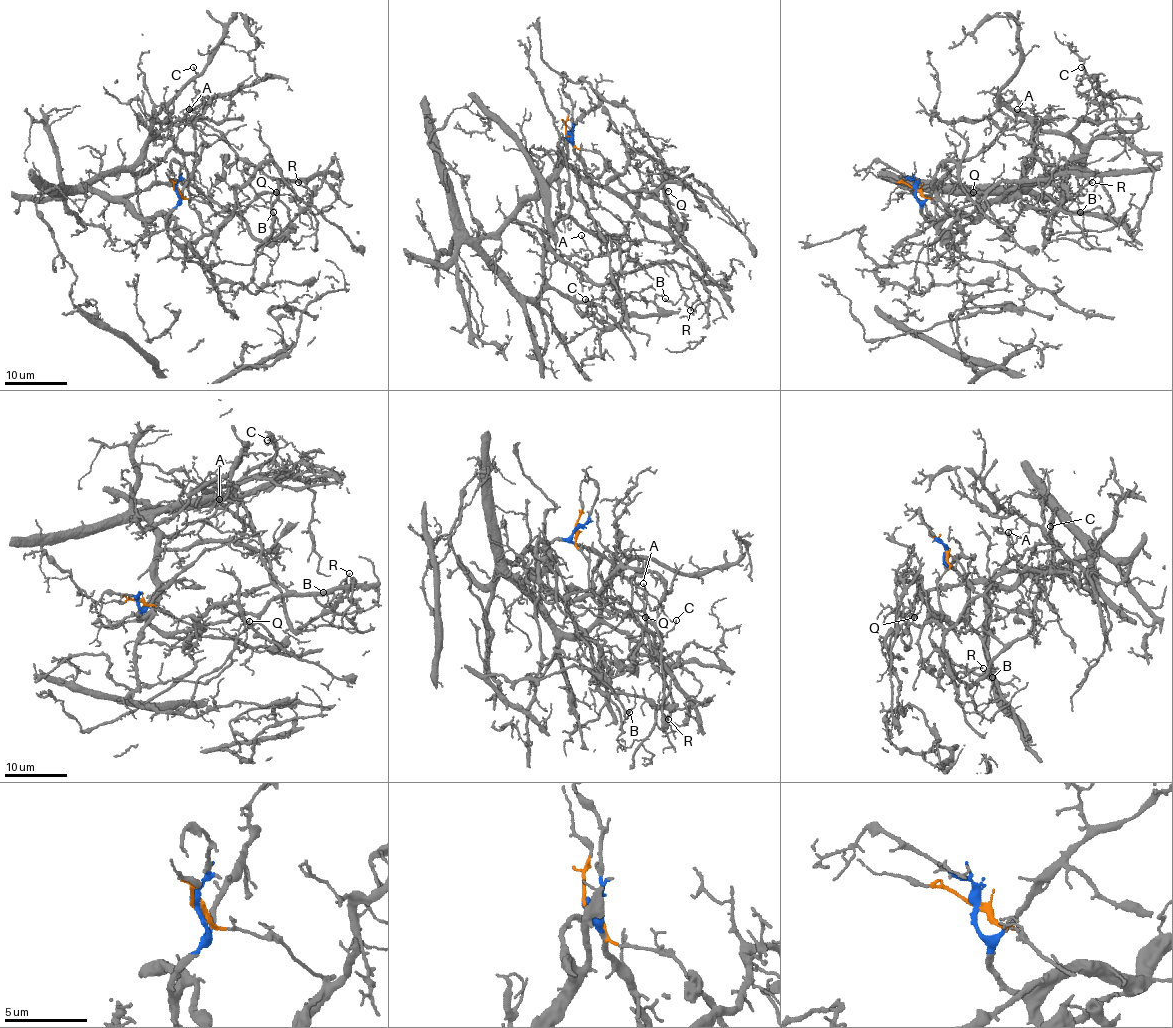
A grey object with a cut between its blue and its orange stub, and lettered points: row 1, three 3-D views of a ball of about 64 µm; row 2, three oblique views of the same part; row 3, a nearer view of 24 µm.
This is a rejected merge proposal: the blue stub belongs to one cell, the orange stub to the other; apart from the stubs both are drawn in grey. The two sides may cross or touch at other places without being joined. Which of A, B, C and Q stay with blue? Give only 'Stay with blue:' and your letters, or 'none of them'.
Stay with blue: B, C

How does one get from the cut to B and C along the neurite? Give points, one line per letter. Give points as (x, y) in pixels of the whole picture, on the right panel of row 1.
B: (916, 190), (938, 221), (1052, 182), (1066, 199), (1045, 243), (1086, 234), (1080, 212)
C: (916, 190), (919, 212), (938, 221), (979, 216), (1064, 176), (1080, 157), (1071, 131), (1091, 87), (1082, 67)

